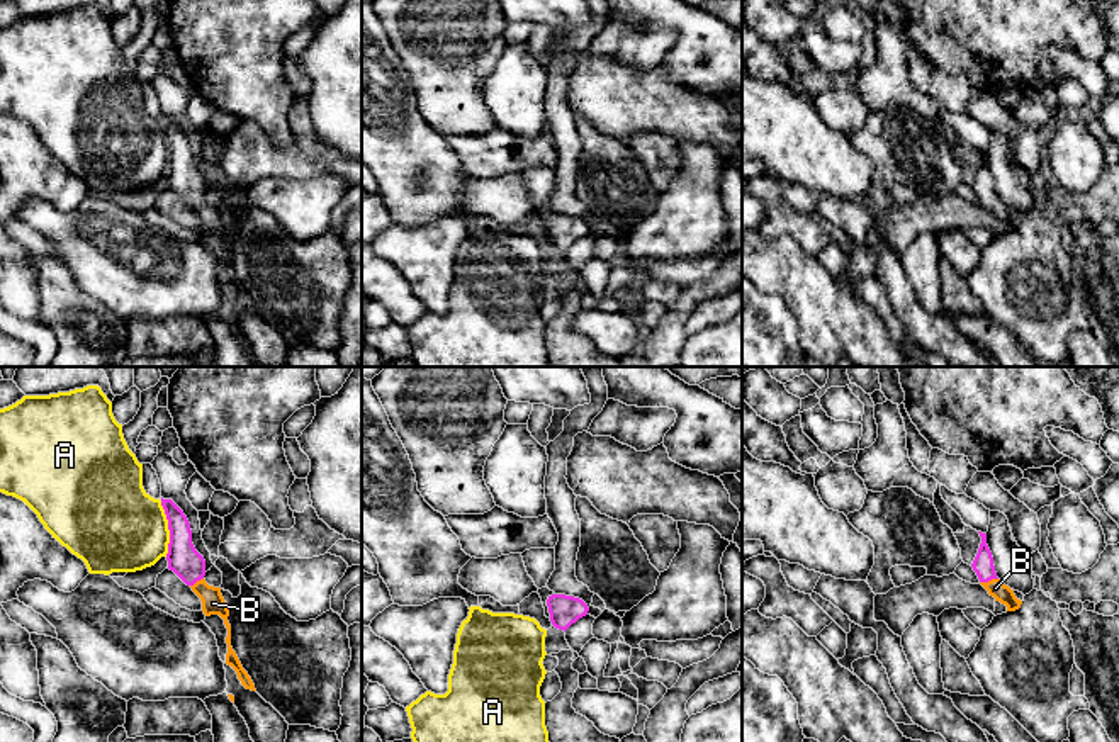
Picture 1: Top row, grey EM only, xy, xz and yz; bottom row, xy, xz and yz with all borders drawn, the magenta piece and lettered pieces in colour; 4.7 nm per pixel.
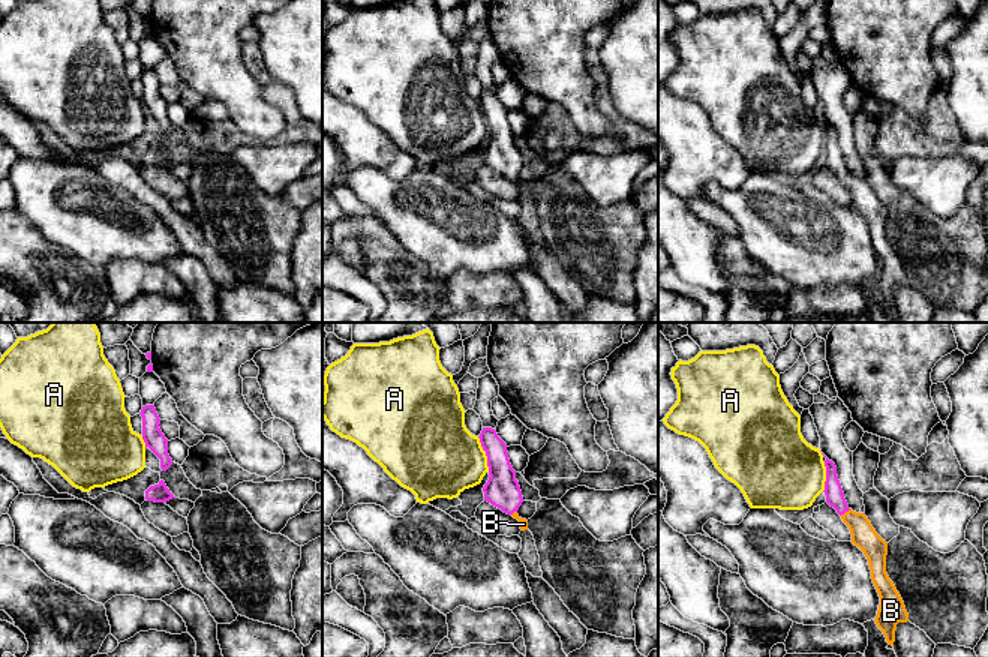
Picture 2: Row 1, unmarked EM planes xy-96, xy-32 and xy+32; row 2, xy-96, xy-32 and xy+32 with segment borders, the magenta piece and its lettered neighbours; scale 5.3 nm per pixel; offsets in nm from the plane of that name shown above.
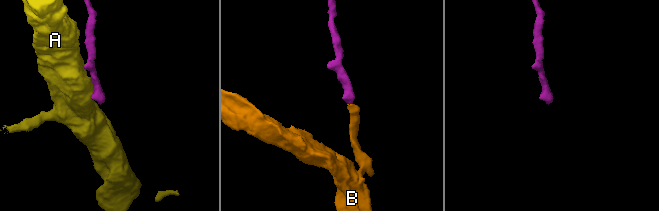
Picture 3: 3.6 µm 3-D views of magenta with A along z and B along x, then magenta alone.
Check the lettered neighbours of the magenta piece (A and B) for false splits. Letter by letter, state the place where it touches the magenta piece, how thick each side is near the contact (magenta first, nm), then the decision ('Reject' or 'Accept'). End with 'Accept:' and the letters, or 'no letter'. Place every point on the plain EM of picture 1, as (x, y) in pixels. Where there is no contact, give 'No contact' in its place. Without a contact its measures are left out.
A: Touches magenta at xy (168, 148). Thickness 150 nm (magenta) against 440 nm. Reject
B: Touches magenta at yz (989, 199). Thickness 100 nm (magenta) against 90 nm. Accept
Accept: B

